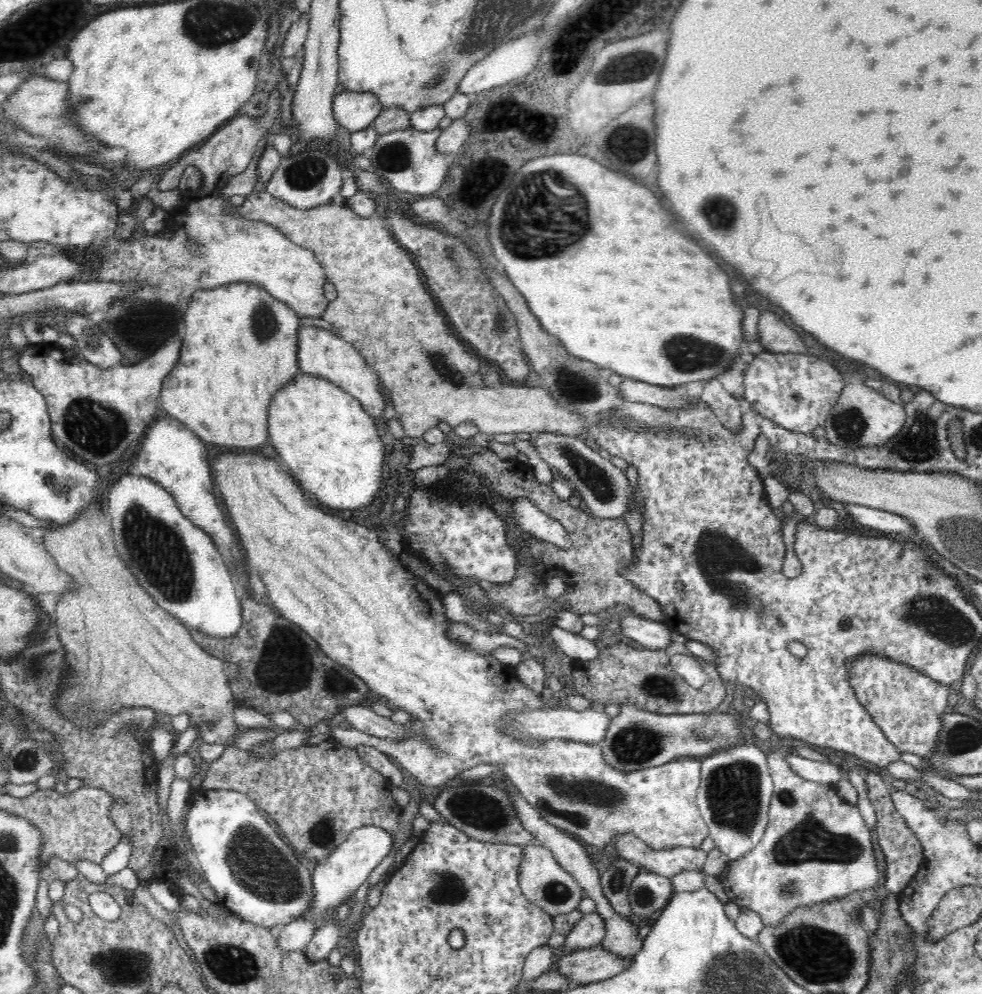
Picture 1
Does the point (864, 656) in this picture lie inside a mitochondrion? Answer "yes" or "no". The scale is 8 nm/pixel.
no

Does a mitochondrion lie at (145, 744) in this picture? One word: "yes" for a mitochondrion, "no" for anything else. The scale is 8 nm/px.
no

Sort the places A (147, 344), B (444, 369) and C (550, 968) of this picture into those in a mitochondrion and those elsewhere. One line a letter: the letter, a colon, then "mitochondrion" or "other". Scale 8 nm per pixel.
A: other
B: mitochondrion
C: other

